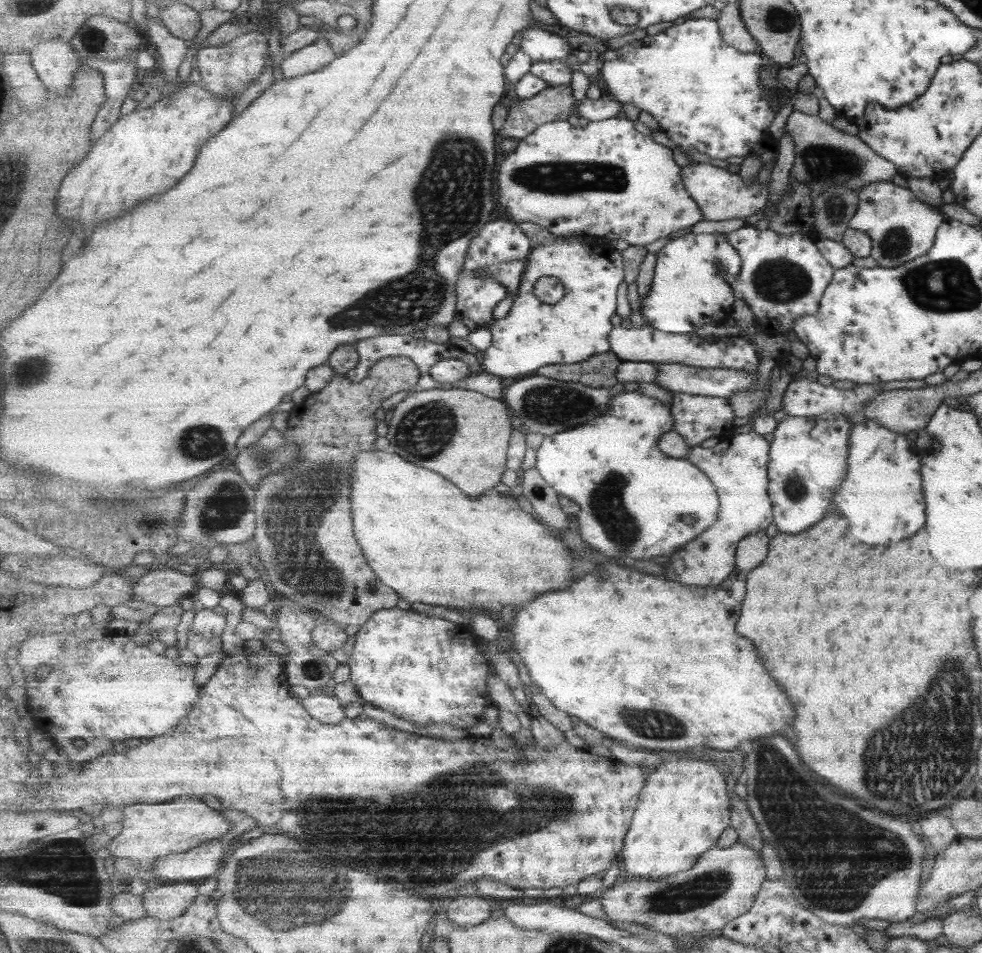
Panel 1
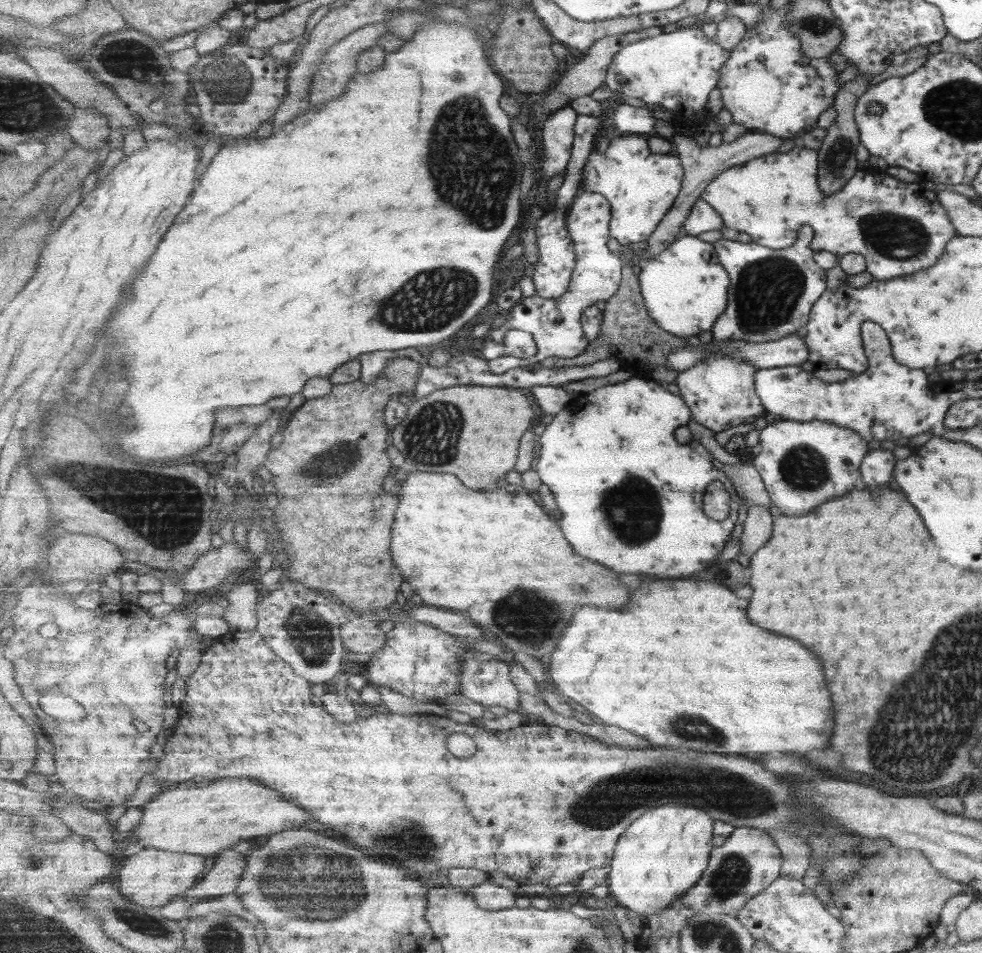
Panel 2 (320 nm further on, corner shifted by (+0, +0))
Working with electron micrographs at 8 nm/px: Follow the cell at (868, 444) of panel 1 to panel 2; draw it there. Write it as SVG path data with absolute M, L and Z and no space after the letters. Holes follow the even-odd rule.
M869 450L859 465L859 472L861 472L861 478L865 480L865 486L869 488L887 486L891 482L893 465L896 462L891 455L891 450Z

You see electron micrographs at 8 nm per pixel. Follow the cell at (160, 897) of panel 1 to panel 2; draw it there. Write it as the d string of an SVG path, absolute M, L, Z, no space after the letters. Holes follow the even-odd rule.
M225 849L215 857L214 865L204 877L184 896L194 905L203 899L235 893L246 868L247 856Z

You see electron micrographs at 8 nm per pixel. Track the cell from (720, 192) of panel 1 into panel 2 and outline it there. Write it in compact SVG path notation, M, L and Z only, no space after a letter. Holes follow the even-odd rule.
M798 143L785 154L781 154L778 151L765 154L764 156L753 158L751 162L743 164L743 166L733 166L722 172L709 186L707 186L706 191L701 195L701 199L706 200L709 204L713 205L714 209L721 215L724 220L724 227L733 229L735 231L746 233L751 236L752 241L755 244L765 245L770 249L782 249L791 247L795 238L797 236L797 230L801 226L811 226L813 229L813 236L810 240L810 246L813 251L827 251L834 254L837 257L843 256L849 252L861 255L866 263L866 271L872 276L873 280L889 280L892 278L897 278L898 276L905 276L913 274L914 272L919 272L920 270L925 270L929 268L932 264L937 262L939 256L944 251L945 245L950 238L956 235L950 220L947 218L945 209L939 204L936 199L936 194L923 187L921 183L908 183L902 182L894 177L887 176L883 170L876 169L856 169L856 171L851 175L851 178L844 184L845 188L837 190L831 194L831 196L822 195L822 192L817 186L816 179L816 151L803 148Z

